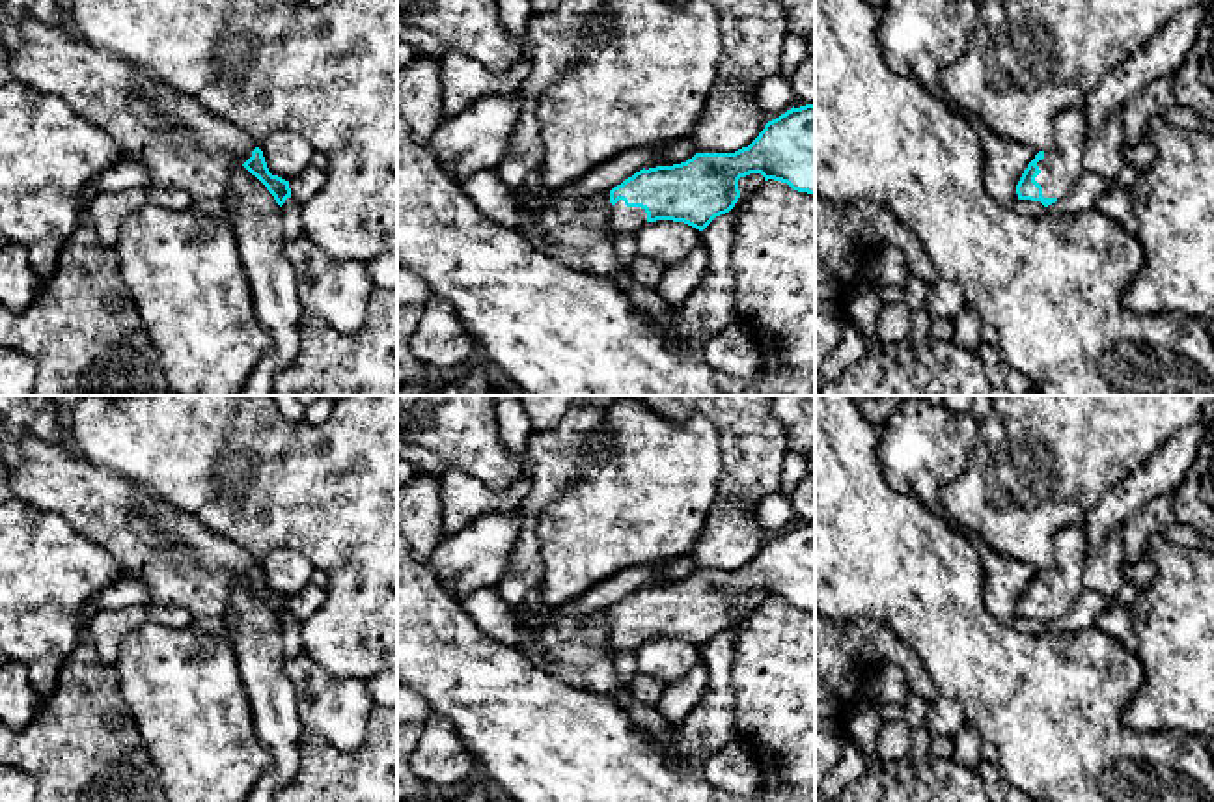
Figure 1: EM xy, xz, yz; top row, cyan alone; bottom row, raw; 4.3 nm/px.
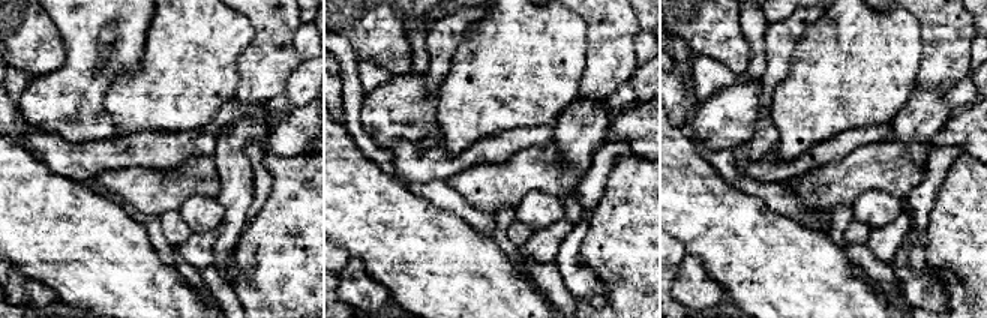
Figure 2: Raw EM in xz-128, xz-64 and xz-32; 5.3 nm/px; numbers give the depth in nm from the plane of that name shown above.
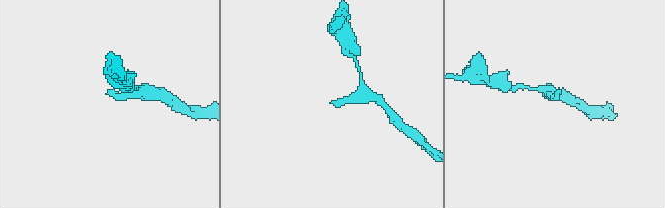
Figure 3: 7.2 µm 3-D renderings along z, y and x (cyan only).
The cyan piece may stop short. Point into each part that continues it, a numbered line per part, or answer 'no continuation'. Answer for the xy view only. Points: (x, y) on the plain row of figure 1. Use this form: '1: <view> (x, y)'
1: xy (97, 504)

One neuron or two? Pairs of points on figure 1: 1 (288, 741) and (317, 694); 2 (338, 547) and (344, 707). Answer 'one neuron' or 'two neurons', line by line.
1: two neurons
2: two neurons

